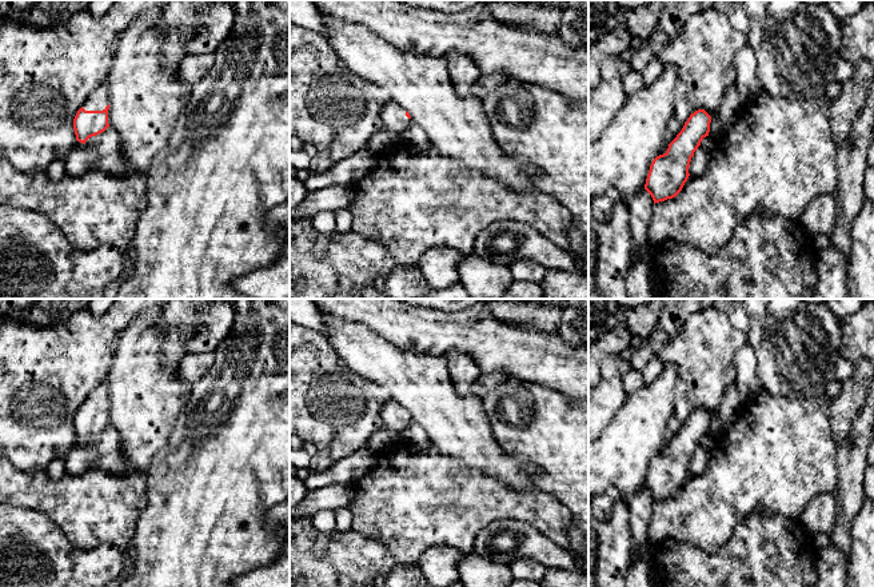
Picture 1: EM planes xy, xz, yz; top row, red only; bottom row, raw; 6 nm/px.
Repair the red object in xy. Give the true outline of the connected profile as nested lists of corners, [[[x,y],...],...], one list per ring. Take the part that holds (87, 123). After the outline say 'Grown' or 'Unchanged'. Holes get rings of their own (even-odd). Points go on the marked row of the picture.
[[[105,77],[105,80],[89,93],[73,119],[76,140],[85,144],[89,137],[104,132],[109,127],[108,109],[109,89]]]. Grown

